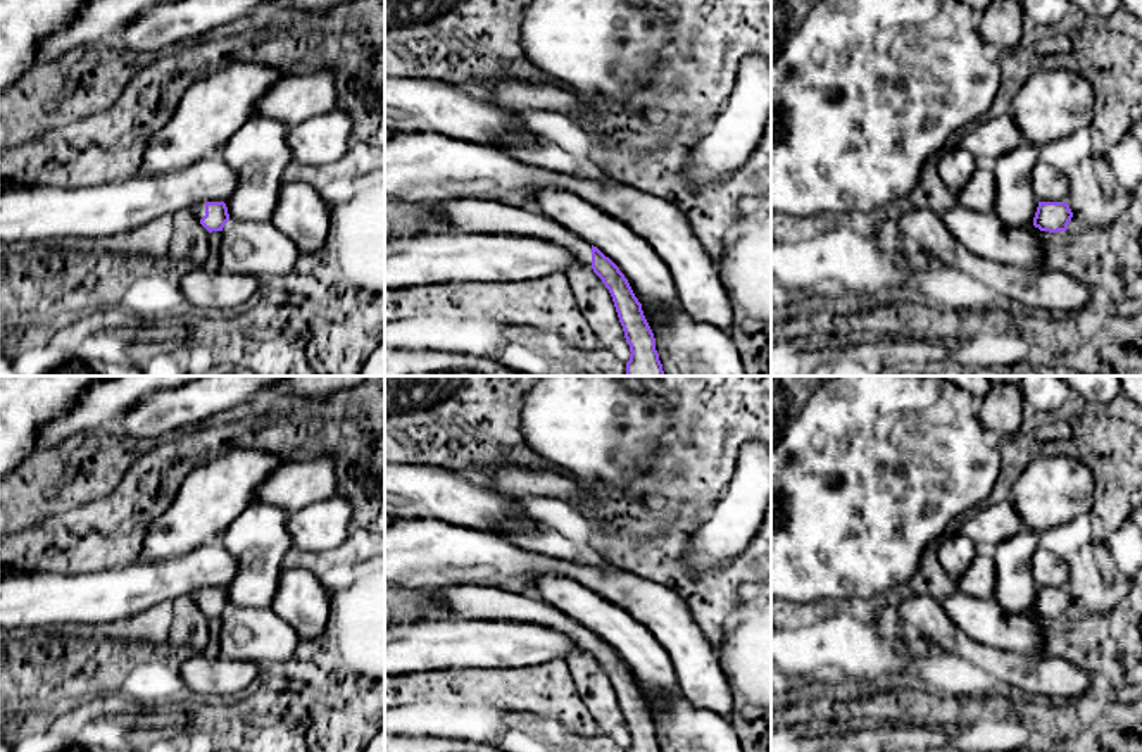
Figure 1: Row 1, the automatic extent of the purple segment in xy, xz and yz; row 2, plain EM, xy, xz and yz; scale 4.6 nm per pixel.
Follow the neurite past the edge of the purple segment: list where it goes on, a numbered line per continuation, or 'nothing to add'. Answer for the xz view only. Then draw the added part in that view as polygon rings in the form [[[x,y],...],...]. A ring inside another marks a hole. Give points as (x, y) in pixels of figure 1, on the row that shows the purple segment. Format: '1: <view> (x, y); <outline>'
1: xz (463, 214); [[[493,198],[433,202],[433,209],[454,231],[519,233],[545,238],[566,247],[583,266],[592,266],[592,243],[533,209],[500,204]]]

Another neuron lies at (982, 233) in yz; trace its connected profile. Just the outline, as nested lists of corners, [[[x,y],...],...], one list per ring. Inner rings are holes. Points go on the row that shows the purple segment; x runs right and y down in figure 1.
[[[956,204],[944,212],[951,235],[971,254],[994,262],[1040,269],[1044,247],[1030,228],[1006,226],[994,212],[975,212]]]

